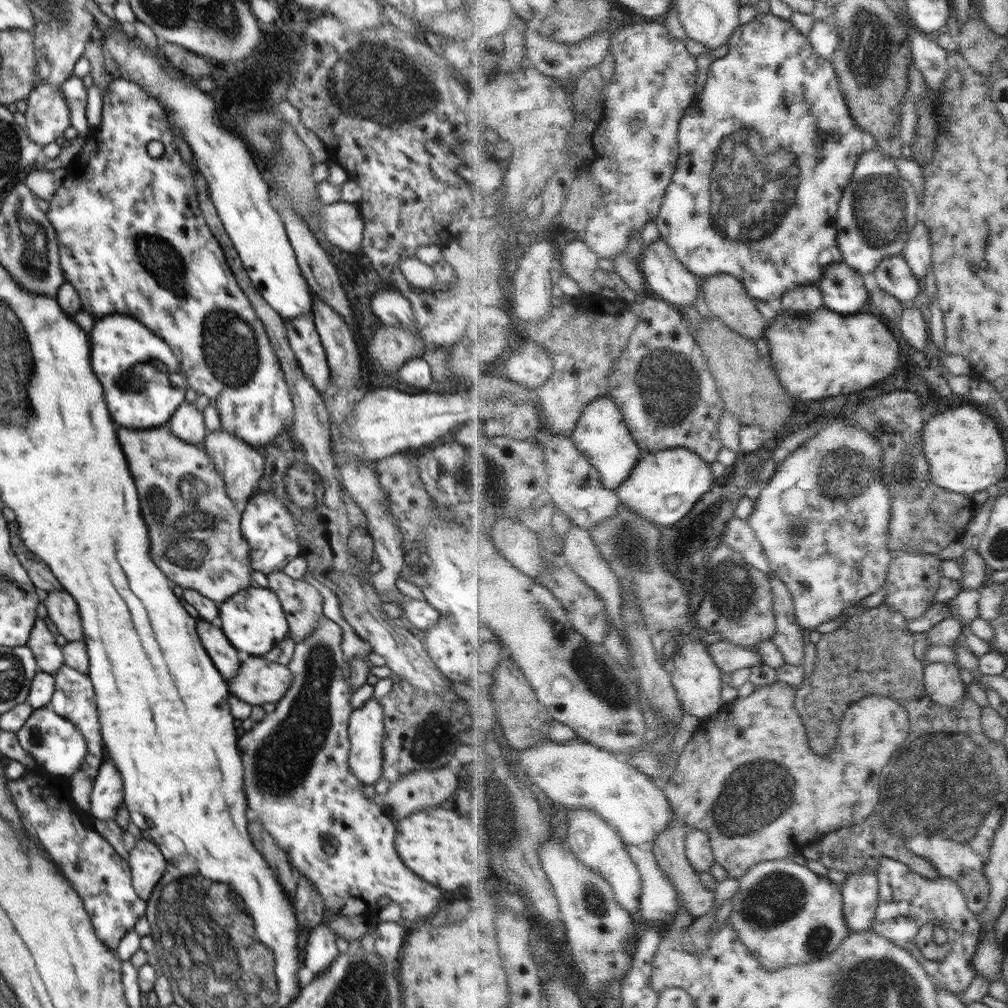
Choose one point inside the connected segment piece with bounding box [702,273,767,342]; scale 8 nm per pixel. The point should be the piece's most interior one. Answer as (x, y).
(727, 296)

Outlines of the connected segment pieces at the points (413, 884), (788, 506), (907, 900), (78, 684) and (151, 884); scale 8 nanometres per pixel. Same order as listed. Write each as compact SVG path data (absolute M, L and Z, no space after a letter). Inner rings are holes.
M322 617L316 625L316 629L308 637L304 637L302 641L295 643L294 654L292 660L287 664L290 668L293 680L292 685L288 687L288 691L284 693L284 697L275 703L273 712L266 713L265 717L254 724L252 729L246 731L238 742L238 750L242 766L244 767L244 792L246 792L246 802L250 808L250 818L260 819L260 823L264 829L272 835L272 839L276 841L276 845L286 851L290 855L290 863L309 879L318 893L322 896L325 903L325 909L331 911L335 917L342 912L342 906L348 898L359 898L365 904L376 903L380 897L388 896L391 901L395 901L402 909L403 923L406 927L418 924L420 921L426 920L432 915L440 914L447 907L449 895L436 886L420 879L416 874L412 873L396 852L396 825L392 820L392 811L385 806L379 806L374 803L373 799L362 795L362 782L356 780L350 765L348 765L348 752L350 752L350 739L348 739L349 718L354 708L352 708L350 699L353 691L344 679L344 661L346 660L342 650L342 627L336 624L331 618Z
M842 414L838 420L834 420L829 429L822 429L818 435L797 451L794 451L787 460L779 466L776 475L771 482L763 486L762 495L756 501L756 508L750 517L750 524L754 527L758 539L763 543L768 553L770 563L775 572L782 576L788 588L792 591L796 603L796 612L804 630L818 630L820 625L826 622L836 620L848 611L855 611L857 605L866 596L878 592L880 588L886 587L889 575L891 574L892 564L895 558L892 558L892 549L890 548L890 531L892 524L892 507L894 507L894 498L892 492L884 482L881 481L881 475L884 465L886 452L880 440L877 440L864 429L849 424L845 414Z
M885 856L879 858L877 874L881 881L881 904L874 929L893 942L908 948L924 965L932 982L948 992L960 995L976 977L975 958L979 948L982 924L979 916L967 906L962 888L947 877L928 879L900 859ZM932 920L946 921L956 931L956 939L950 952L942 961L925 958L916 945L916 935L924 924Z
M60 665L53 676L55 679L55 690L47 706L56 712L56 714L74 723L76 729L80 729L80 733L84 735L86 745L88 745L88 754L86 754L86 758L84 758L84 762L82 762L82 766L78 768L78 771L83 771L90 778L96 778L100 770L100 765L103 763L102 758L105 748L100 732L98 709L94 692L95 688L89 676L81 674L66 665Z
M141 838L129 852L128 862L133 888L147 902L166 873L166 859L152 840Z

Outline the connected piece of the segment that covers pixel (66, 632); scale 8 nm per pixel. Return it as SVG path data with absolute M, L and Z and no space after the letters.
M66 590L41 593L49 618L54 622L59 634L69 642L82 641L84 631L74 597Z

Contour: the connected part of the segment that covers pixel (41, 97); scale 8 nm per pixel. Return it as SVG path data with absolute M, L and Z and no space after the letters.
M40 83L35 85L26 101L24 128L34 143L45 146L57 141L71 126L70 111L61 87Z

